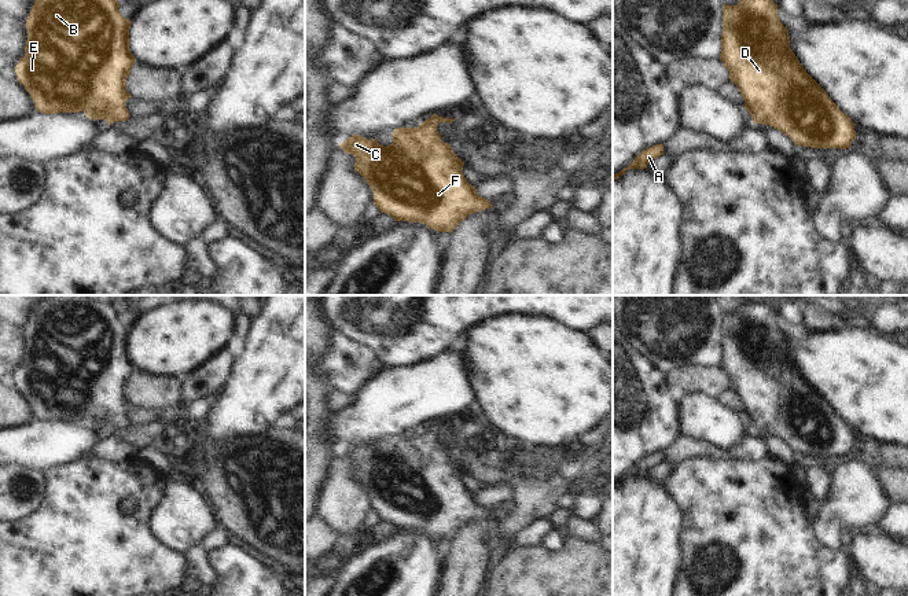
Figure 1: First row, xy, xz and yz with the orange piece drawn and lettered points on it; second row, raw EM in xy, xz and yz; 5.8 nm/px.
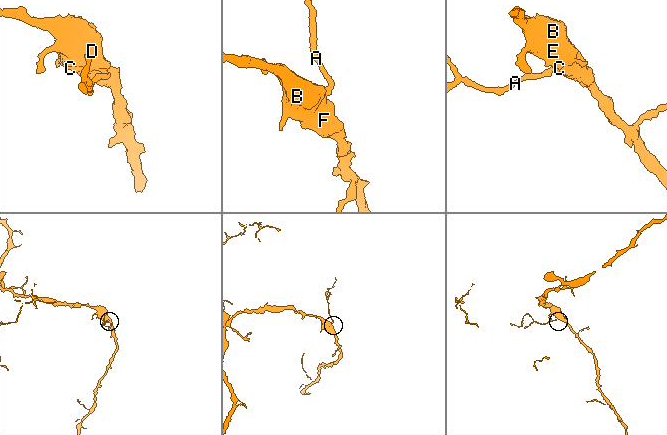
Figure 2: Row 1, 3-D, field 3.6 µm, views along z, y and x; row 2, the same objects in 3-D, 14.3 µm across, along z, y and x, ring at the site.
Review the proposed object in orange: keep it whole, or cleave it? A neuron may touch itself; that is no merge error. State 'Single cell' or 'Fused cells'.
Single cell

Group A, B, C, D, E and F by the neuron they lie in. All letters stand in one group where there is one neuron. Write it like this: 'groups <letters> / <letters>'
groups A B C D E F

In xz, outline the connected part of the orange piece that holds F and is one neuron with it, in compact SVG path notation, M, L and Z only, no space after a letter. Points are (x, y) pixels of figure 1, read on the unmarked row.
M433 422L418 435L396 435L393 450L387 455L376 445L368 448L359 442L339 452L346 461L356 464L359 479L374 498L374 512L396 529L420 530L437 540L452 540L467 523L492 516L490 508L478 503L463 482L464 470L456 464L451 452L444 450L437 438L440 430L452 431L456 426Z

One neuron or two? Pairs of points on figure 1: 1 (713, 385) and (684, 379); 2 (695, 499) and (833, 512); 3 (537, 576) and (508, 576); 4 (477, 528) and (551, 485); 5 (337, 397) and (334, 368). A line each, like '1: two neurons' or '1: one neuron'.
1: one neuron
2: two neurons
3: one neuron
4: two neurons
5: two neurons

